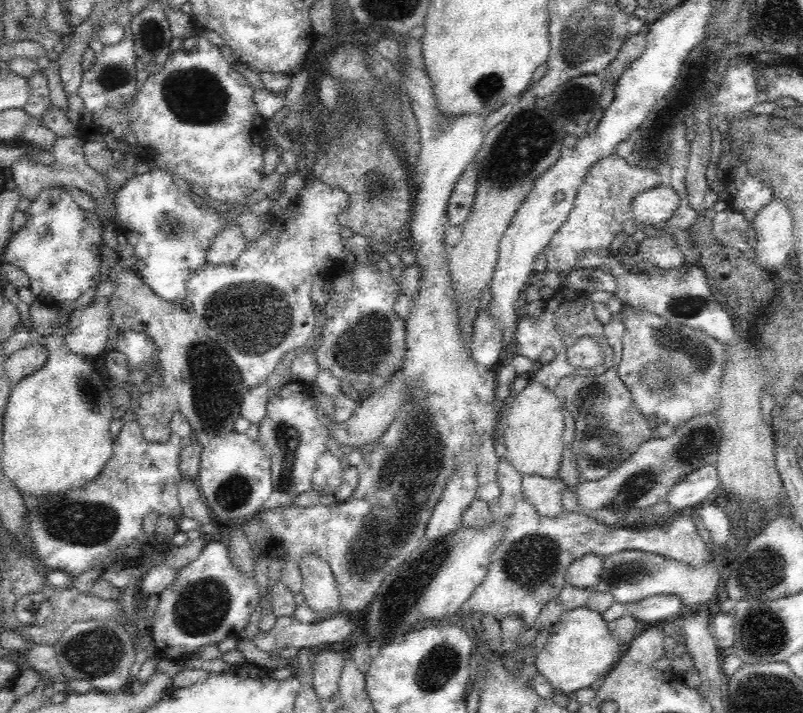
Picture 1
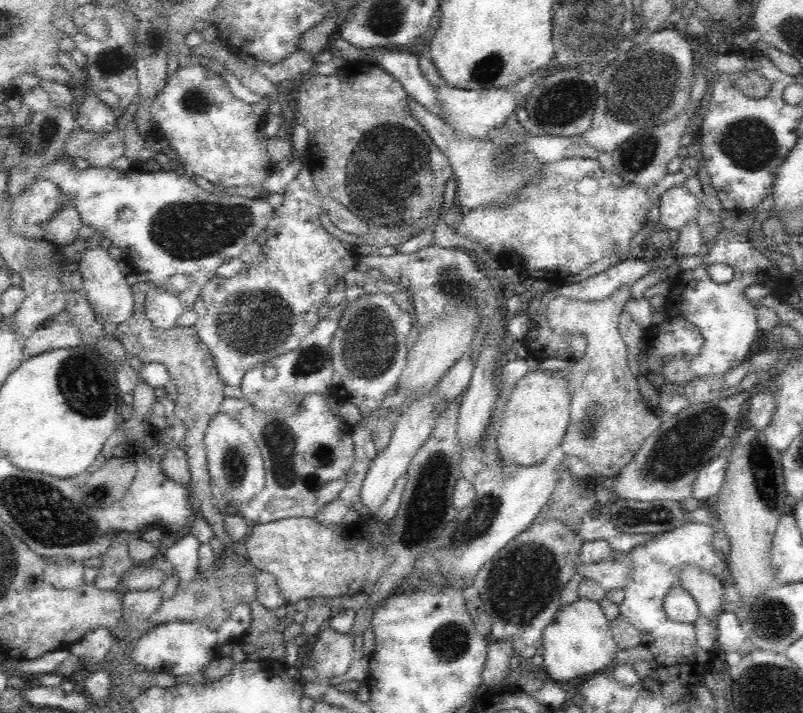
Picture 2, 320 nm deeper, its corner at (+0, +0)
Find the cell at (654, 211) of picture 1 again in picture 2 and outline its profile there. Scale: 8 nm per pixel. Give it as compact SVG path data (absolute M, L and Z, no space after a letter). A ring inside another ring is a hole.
M686 185L668 189L659 198L659 222L667 229L680 230L701 211L698 199L699 195L691 192Z

